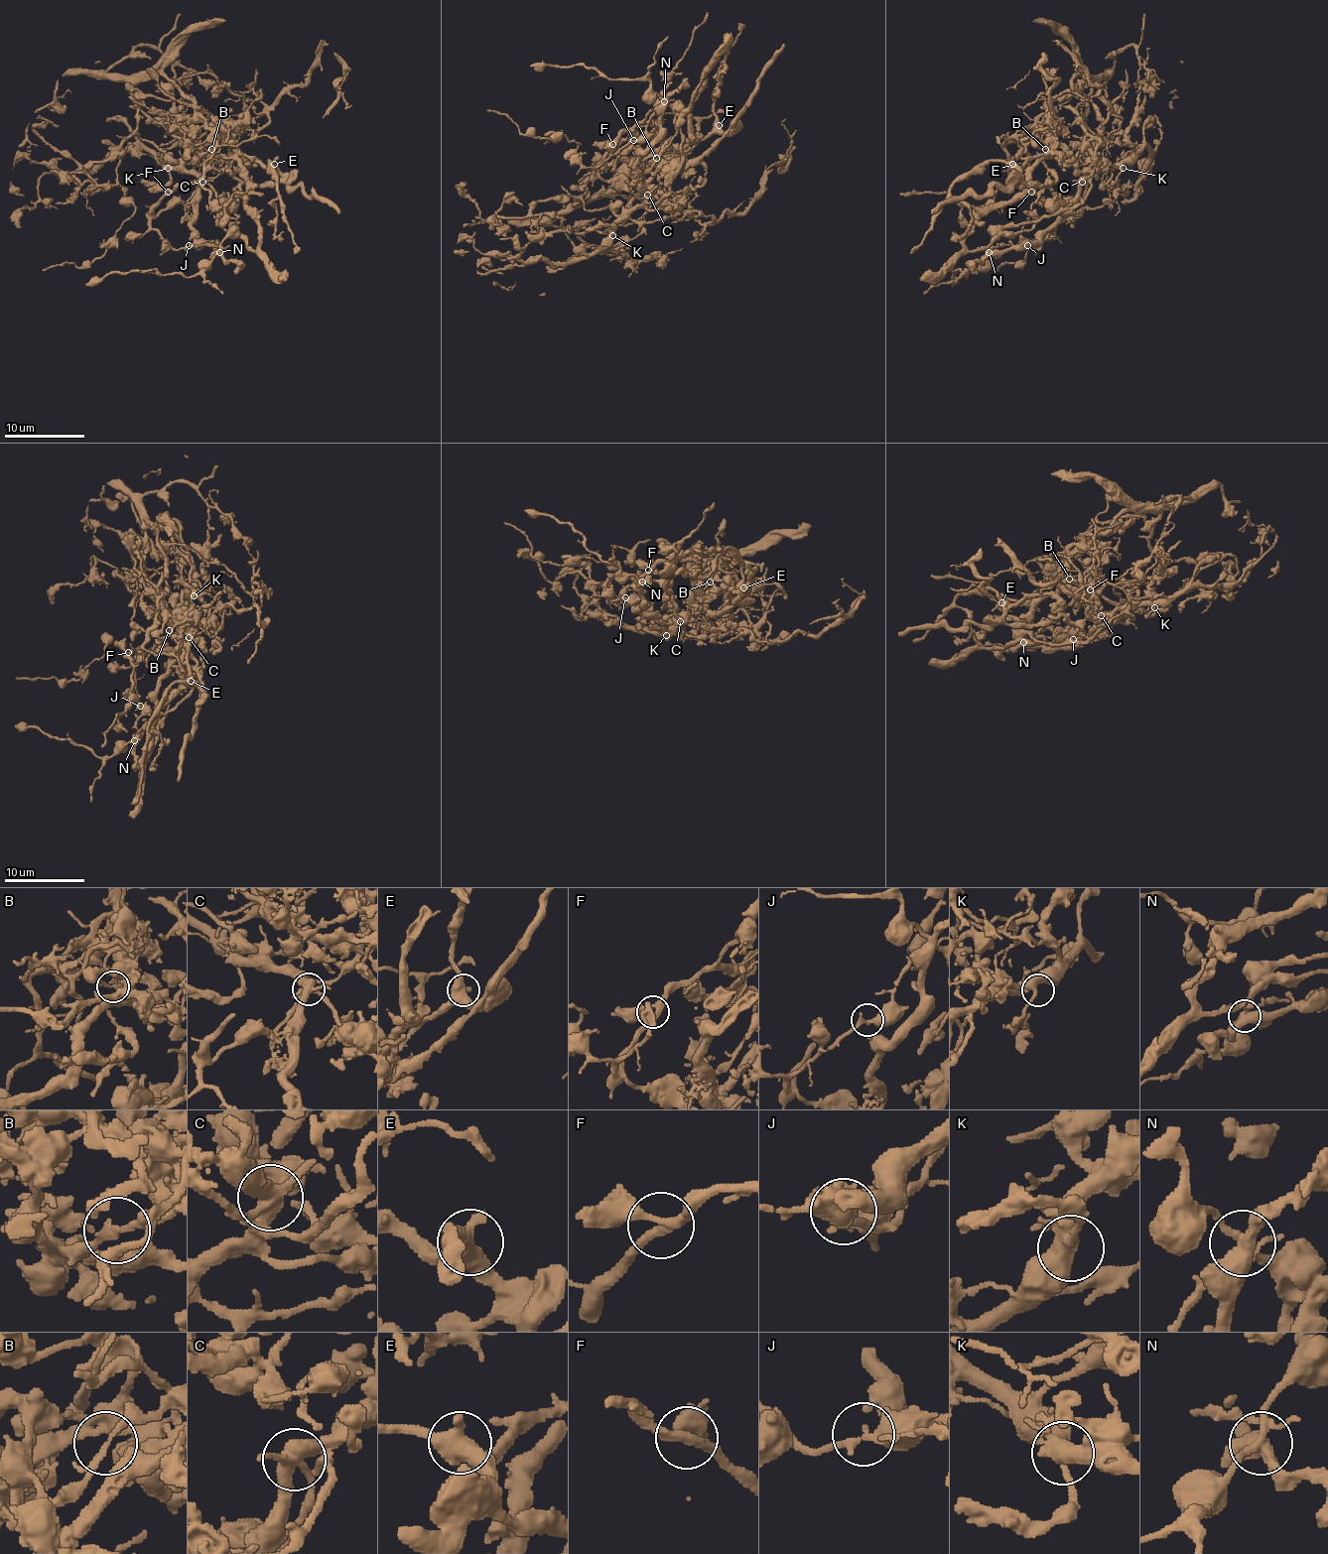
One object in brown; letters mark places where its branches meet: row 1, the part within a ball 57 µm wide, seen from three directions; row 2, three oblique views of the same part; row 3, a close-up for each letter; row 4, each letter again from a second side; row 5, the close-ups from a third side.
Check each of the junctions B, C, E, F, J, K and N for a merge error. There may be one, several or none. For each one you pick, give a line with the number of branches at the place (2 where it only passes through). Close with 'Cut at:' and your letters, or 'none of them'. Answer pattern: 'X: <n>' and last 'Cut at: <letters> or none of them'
B: 3
C: 4
J: 2
N: 6
Cut at: B, C, J, N

